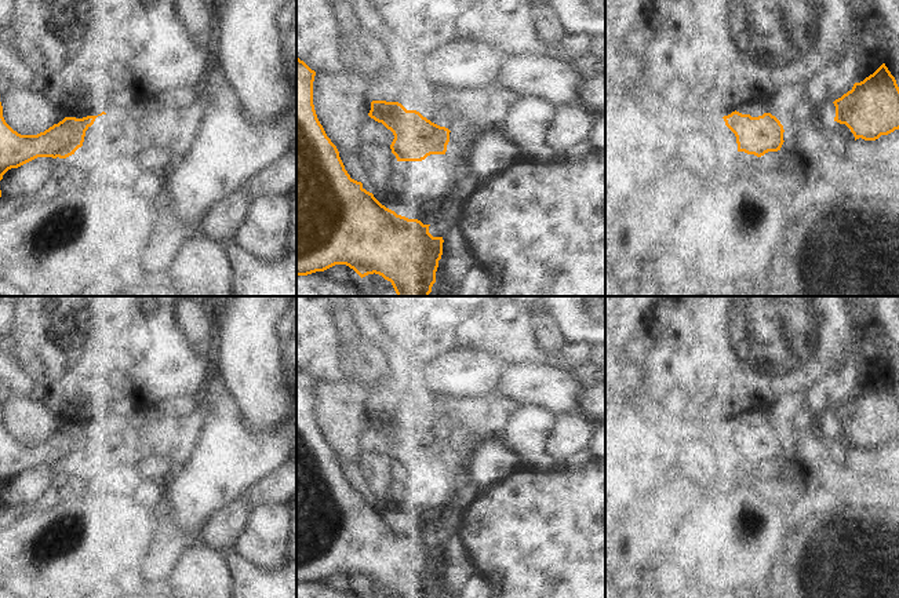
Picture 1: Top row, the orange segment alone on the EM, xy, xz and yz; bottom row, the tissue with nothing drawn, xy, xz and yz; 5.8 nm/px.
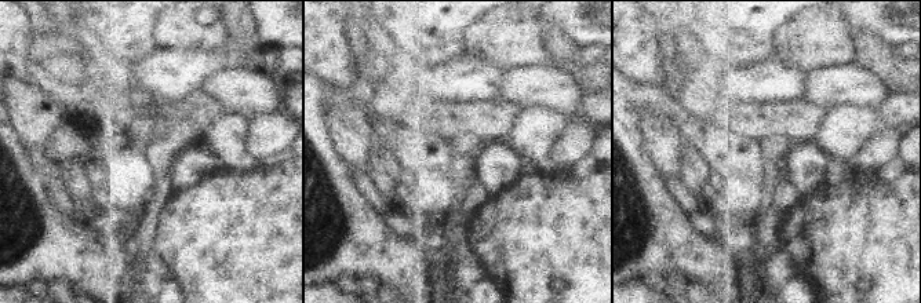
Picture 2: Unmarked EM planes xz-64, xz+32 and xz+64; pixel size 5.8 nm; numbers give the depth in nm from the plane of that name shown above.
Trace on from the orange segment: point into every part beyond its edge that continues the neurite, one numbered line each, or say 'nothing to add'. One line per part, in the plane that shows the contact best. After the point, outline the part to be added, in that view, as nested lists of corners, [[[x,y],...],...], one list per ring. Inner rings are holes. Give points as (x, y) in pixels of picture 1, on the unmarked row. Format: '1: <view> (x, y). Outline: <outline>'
nothing to add.

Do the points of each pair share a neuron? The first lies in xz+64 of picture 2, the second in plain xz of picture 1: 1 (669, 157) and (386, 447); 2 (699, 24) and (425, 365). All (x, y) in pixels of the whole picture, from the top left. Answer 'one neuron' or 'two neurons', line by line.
1: two neurons
2: two neurons

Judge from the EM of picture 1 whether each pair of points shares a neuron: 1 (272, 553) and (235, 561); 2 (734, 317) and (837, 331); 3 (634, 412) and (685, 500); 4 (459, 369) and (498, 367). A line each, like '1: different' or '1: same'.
1: different
2: same
3: different
4: same

